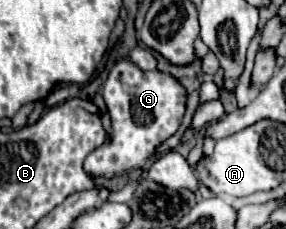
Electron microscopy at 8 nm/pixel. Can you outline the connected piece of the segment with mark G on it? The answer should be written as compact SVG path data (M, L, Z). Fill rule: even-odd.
M130 59L116 61L104 83L104 101L112 119L112 135L84 159L84 171L90 177L112 179L142 167L156 147L178 131L186 113L186 99L188 93L176 77L162 71L142 71Z

